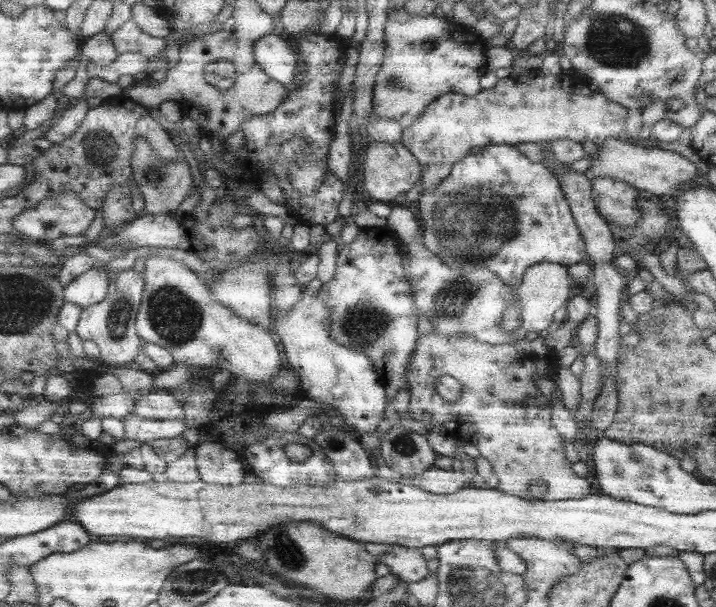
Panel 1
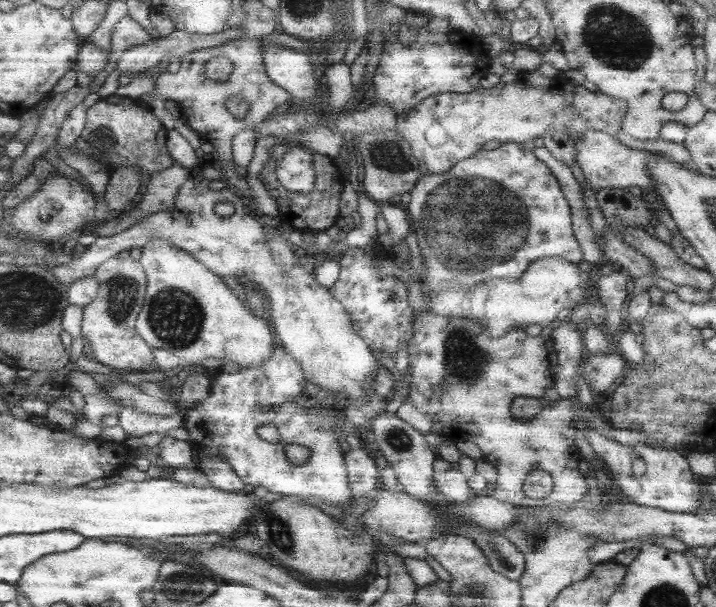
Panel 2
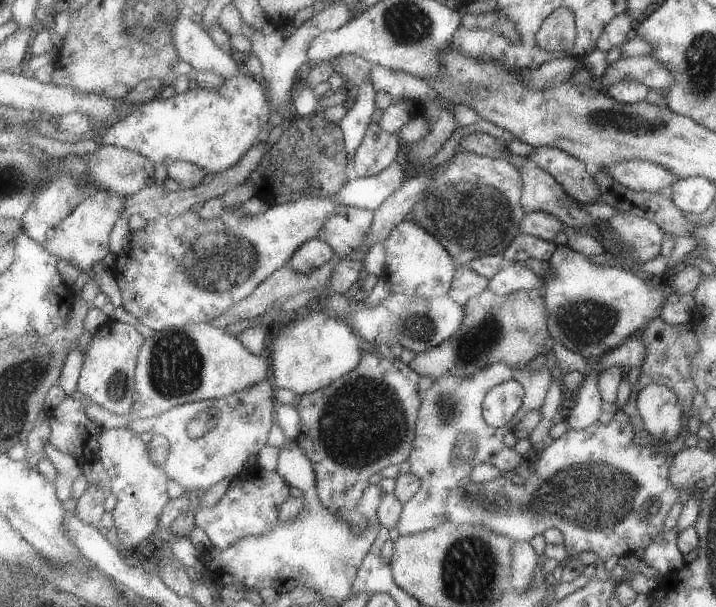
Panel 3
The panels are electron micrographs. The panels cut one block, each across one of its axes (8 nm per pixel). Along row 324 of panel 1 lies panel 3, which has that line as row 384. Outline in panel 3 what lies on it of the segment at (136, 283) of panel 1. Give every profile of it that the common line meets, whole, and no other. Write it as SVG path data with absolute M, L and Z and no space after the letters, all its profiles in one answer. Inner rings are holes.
M110 321L92 337L85 354L78 389L85 398L108 411L129 418L136 401L136 366L141 347L146 341L146 331L138 324Z

